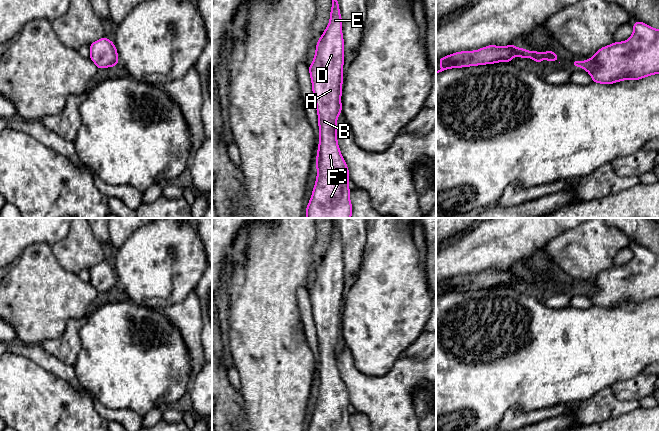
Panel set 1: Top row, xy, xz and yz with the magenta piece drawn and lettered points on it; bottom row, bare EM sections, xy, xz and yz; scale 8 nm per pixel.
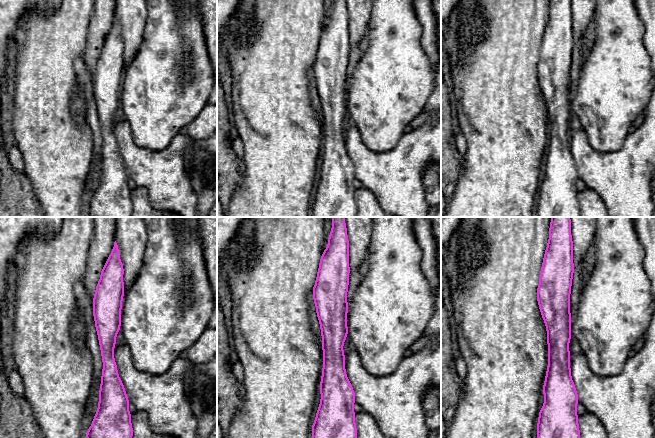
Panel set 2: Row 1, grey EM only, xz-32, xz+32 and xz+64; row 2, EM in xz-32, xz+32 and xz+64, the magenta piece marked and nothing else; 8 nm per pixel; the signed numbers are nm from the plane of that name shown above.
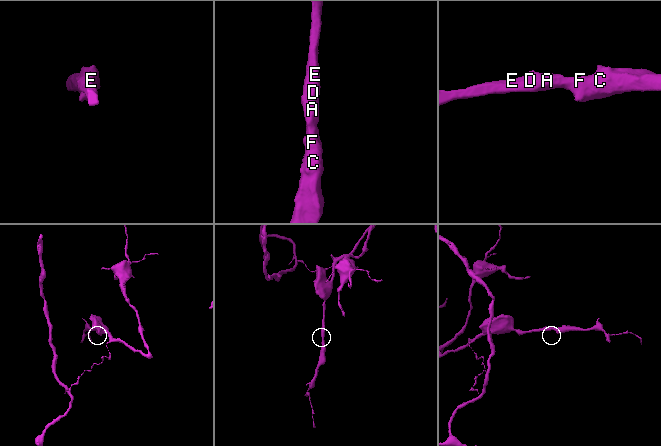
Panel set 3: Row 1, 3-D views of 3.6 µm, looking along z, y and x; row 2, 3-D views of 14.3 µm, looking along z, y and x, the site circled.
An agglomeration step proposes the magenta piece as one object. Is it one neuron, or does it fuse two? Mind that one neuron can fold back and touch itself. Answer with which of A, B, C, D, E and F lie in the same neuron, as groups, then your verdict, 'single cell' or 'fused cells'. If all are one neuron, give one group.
A B C D E F; single cell

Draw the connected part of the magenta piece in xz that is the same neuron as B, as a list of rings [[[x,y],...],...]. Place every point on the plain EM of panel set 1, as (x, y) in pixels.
[[[336,218],[332,220],[332,232],[327,252],[316,269],[313,286],[308,291],[312,315],[316,326],[319,349],[319,370],[315,389],[317,402],[307,431],[352,431],[348,411],[349,394],[337,366],[337,343],[342,336],[341,319],[343,307],[344,263],[342,243]]]

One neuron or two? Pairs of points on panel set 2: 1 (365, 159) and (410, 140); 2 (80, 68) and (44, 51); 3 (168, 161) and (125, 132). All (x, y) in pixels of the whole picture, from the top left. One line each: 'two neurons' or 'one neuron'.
1: one neuron
2: two neurons
3: one neuron

